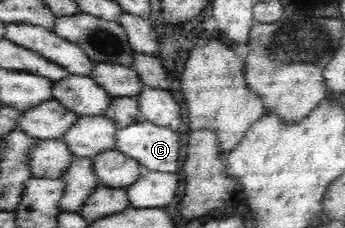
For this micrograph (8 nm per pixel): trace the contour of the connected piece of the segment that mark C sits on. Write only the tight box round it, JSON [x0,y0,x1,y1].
[117,120,181,174]

